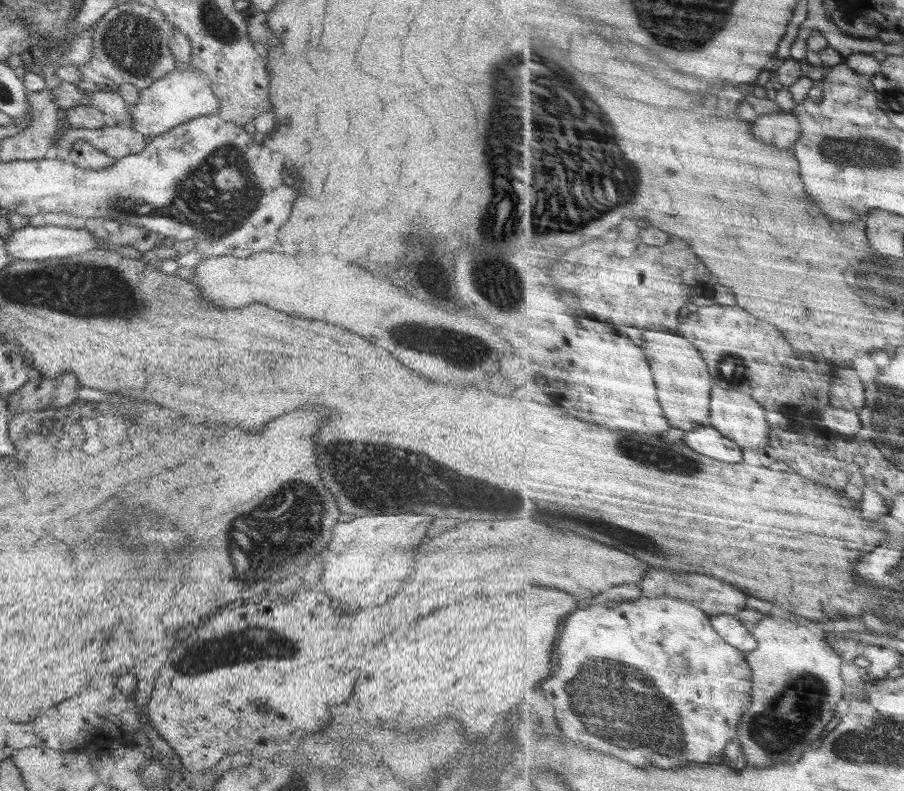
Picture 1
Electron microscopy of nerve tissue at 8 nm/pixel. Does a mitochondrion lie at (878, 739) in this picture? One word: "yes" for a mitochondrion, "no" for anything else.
yes

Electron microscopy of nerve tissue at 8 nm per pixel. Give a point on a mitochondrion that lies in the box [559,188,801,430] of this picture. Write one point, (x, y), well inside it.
(731, 363)

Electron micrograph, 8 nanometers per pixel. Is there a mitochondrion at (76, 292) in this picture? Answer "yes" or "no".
yes

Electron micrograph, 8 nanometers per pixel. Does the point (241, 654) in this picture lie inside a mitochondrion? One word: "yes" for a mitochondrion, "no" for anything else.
yes

